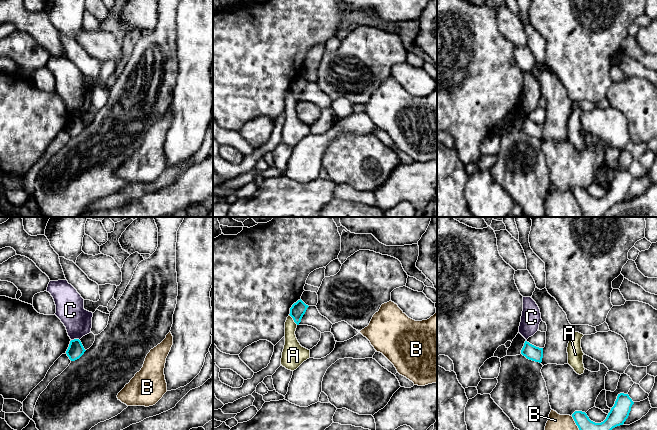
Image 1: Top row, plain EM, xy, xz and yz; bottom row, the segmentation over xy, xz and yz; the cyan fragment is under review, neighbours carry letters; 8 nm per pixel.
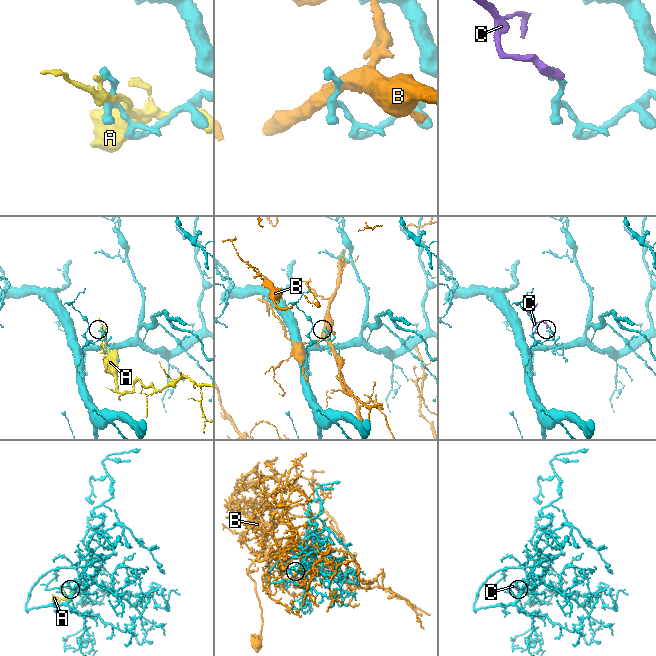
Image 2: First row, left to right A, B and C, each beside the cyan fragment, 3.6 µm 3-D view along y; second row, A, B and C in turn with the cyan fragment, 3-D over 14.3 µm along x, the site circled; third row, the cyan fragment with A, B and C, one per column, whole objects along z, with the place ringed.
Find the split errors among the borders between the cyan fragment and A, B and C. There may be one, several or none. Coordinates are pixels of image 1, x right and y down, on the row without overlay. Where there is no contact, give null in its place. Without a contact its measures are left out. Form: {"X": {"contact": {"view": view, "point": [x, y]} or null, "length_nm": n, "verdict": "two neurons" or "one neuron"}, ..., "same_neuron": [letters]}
{"A": {"contact": {"view": "xz", "point": [293, 95]}, "length_nm": 110, "verdict": "two neurons"}, "B": {"contact": {"view": "yz", "point": [578, 203]}, "length_nm": 220, "verdict": "two neurons"}, "C": {"contact": {"view": "xy", "point": [75, 115]}, "length_nm": 70, "verdict": "two neurons"}, "same_neuron": []}

